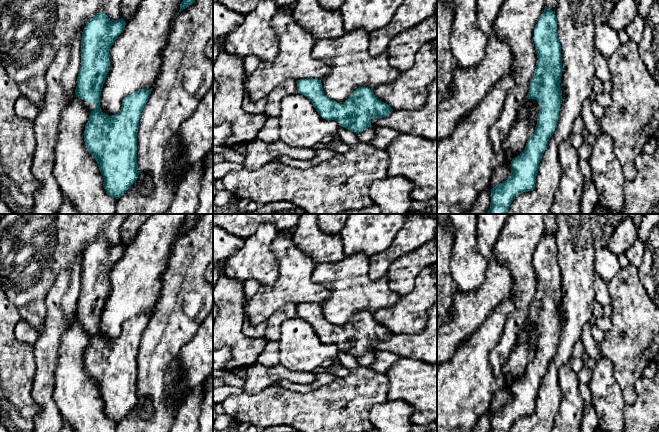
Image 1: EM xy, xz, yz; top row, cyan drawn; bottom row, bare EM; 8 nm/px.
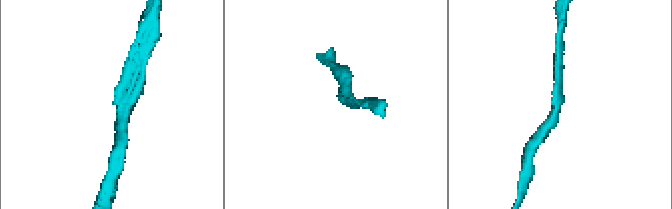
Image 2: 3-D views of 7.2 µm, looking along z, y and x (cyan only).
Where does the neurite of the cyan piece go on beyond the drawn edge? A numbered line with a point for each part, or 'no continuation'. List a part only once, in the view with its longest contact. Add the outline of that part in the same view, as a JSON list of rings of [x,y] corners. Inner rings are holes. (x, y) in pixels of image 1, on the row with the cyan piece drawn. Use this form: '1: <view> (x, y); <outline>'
1: yz (523, 129); [[[527,97],[525,102],[529,105],[528,117],[526,119],[515,121],[508,136],[502,143],[503,150],[511,152],[513,157],[496,168],[488,187],[479,194],[468,214],[486,214],[490,209],[491,189],[508,179],[511,175],[510,164],[512,159],[524,151],[528,139],[534,134],[541,104],[534,99],[528,99]]]

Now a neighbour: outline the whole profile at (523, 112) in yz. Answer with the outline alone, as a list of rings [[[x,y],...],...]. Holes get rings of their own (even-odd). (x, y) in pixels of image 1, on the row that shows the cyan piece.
[[[524,102],[523,105],[518,109],[516,121],[520,119],[526,119],[528,115],[529,115],[529,105],[527,102]]]

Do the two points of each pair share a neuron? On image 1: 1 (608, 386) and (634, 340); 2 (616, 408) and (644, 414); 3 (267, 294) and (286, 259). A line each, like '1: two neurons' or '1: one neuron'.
1: two neurons
2: two neurons
3: one neuron

